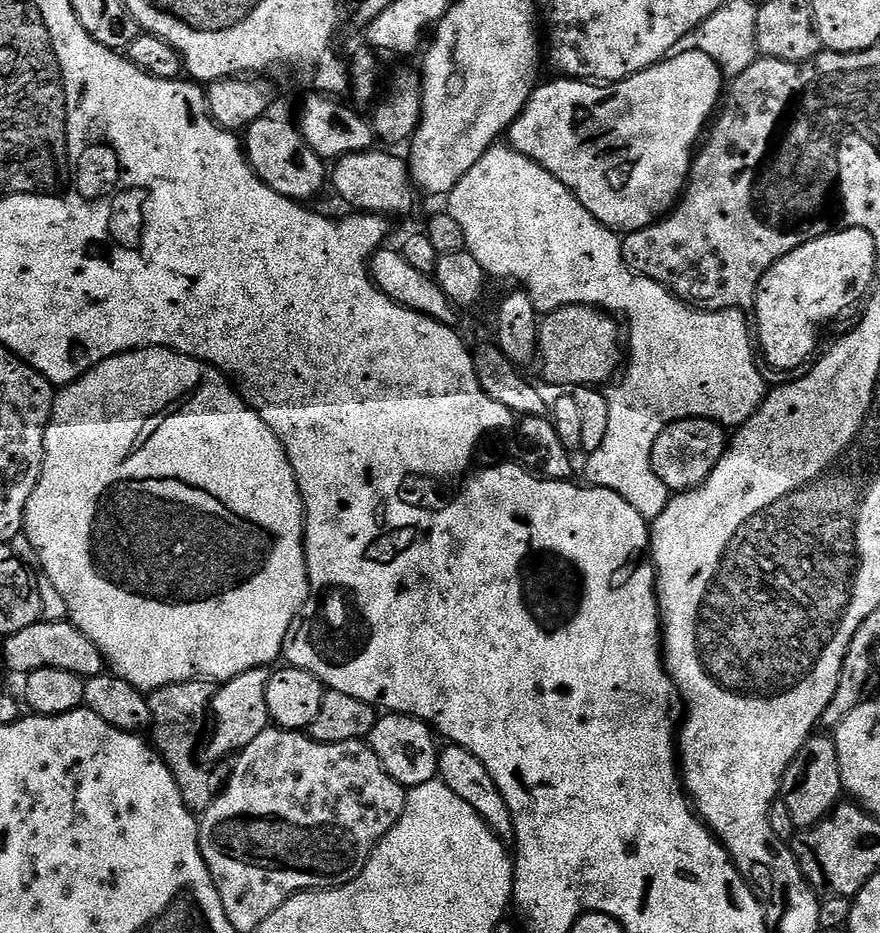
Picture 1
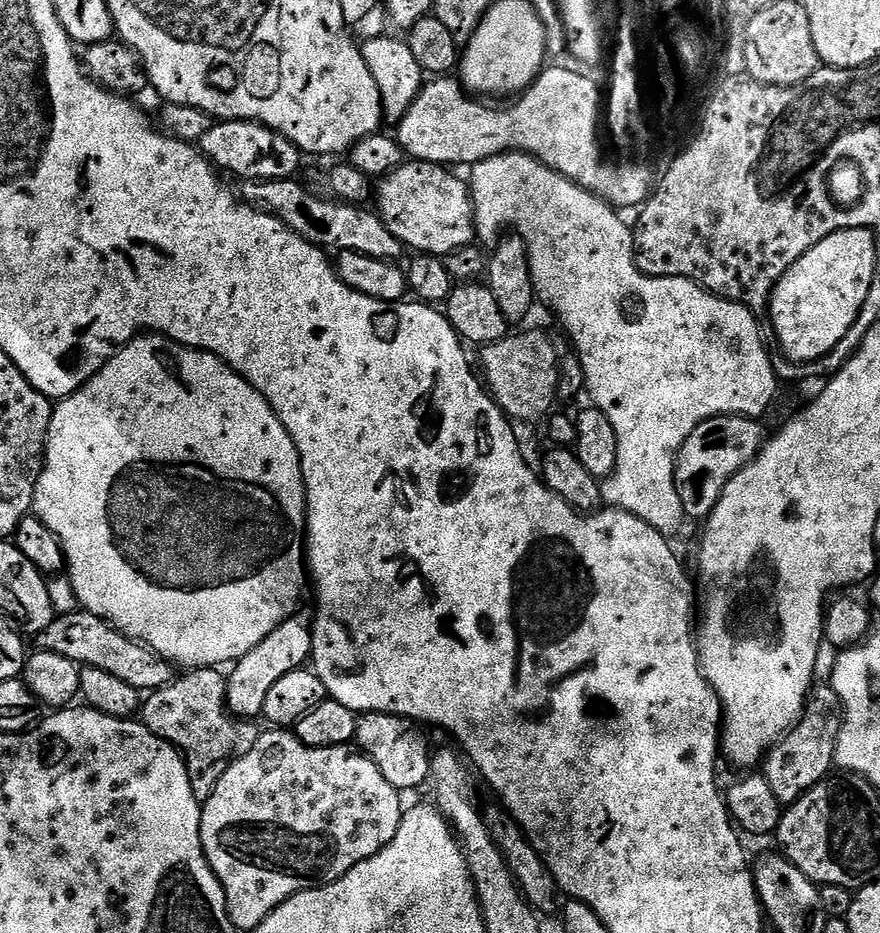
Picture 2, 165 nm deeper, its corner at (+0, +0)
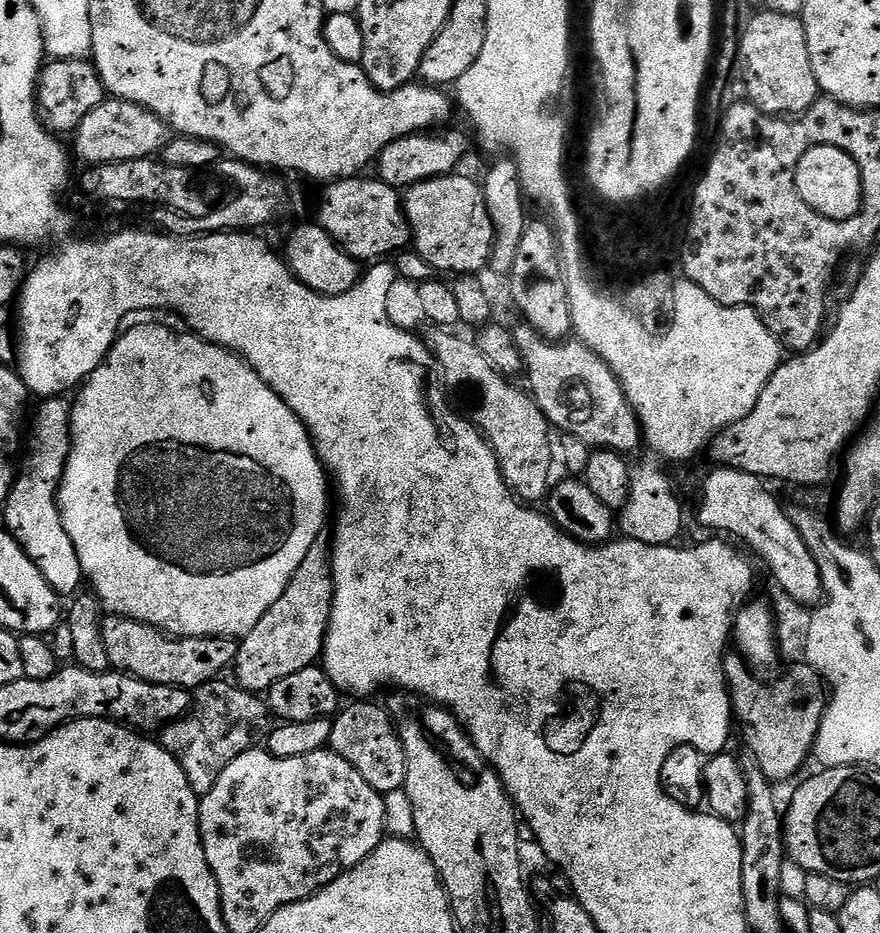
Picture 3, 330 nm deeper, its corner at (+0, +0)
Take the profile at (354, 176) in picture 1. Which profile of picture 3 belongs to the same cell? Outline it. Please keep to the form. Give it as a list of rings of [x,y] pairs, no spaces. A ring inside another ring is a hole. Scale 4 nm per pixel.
[[[460,175],[439,176],[433,180],[424,180],[421,184],[413,184],[403,197],[404,209],[408,214],[408,222],[412,226],[412,235],[416,243],[414,251],[422,258],[426,258],[426,262],[430,262],[433,270],[437,273],[480,274],[484,267],[489,267],[492,259],[496,231],[484,201],[483,187],[477,181],[475,184],[470,177]]]

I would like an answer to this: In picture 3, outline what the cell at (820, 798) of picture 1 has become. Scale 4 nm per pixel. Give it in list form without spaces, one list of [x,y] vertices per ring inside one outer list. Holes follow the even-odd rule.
[[[732,650],[724,657],[724,678],[728,681],[728,693],[732,695],[732,710],[738,721],[738,728],[744,731],[744,744],[752,751],[755,767],[762,770],[767,780],[779,782],[791,776],[799,777],[808,756],[813,755],[816,739],[822,726],[826,707],[826,685],[821,676],[807,664],[793,664],[789,672],[777,684],[760,684],[753,669],[749,667],[739,651]]]

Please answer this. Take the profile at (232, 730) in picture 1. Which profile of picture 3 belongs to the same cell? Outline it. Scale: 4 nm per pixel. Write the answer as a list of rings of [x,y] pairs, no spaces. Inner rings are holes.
[[[321,538],[310,546],[306,559],[302,566],[298,566],[294,578],[290,578],[290,586],[286,586],[282,598],[278,598],[262,622],[258,622],[258,626],[239,641],[234,665],[235,683],[248,692],[264,694],[274,686],[274,682],[282,682],[282,678],[290,678],[290,674],[298,674],[298,670],[313,667],[324,650],[335,589],[332,546],[327,539]]]

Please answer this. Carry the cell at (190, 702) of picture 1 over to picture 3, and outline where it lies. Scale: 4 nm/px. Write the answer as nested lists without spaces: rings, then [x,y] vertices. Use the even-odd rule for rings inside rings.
[[[223,679],[212,680],[209,684],[195,689],[194,703],[188,715],[181,716],[173,724],[169,724],[158,736],[159,743],[163,744],[164,749],[170,754],[174,754],[174,758],[182,766],[190,786],[201,798],[210,794],[210,790],[214,790],[214,782],[218,782],[218,778],[222,778],[222,770],[226,770],[226,766],[230,766],[230,762],[234,762],[234,758],[257,747],[267,737],[274,724],[274,717],[268,711],[267,703],[257,693],[248,692],[245,688],[232,682],[224,683]]]

